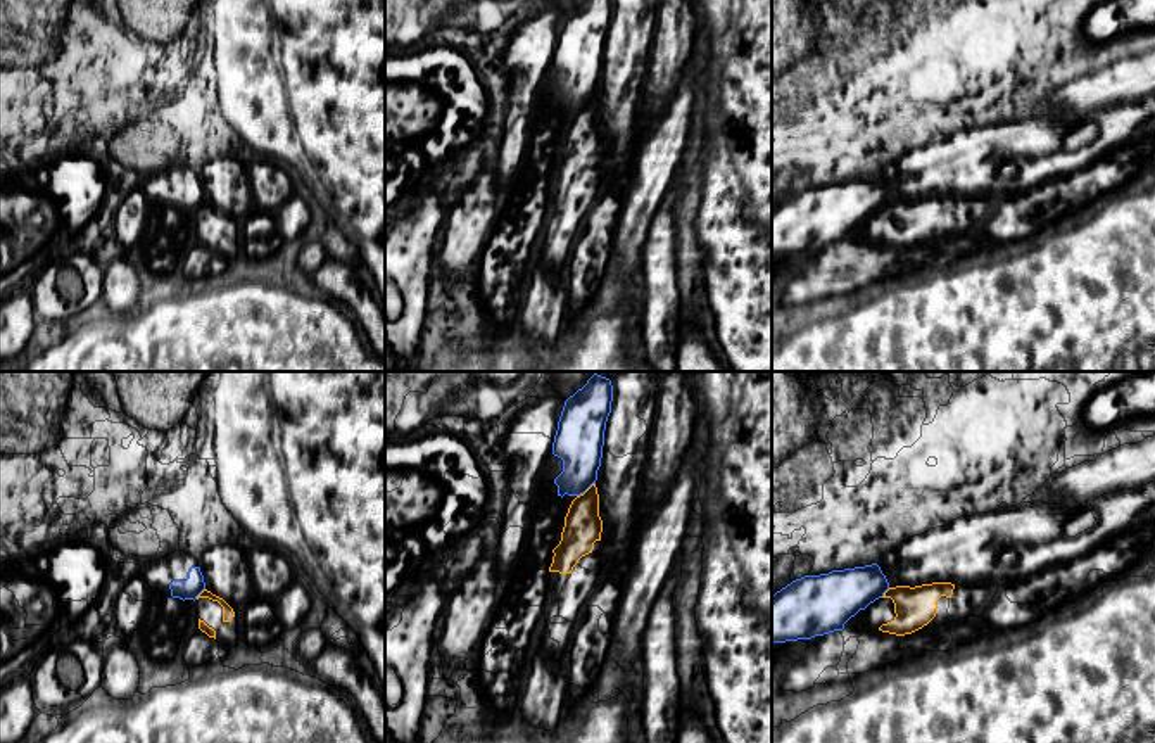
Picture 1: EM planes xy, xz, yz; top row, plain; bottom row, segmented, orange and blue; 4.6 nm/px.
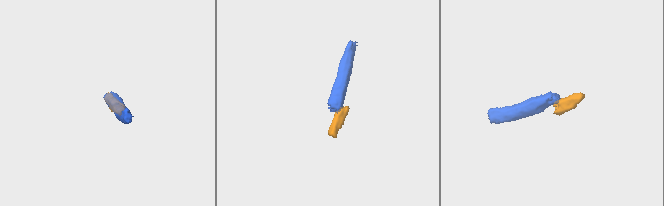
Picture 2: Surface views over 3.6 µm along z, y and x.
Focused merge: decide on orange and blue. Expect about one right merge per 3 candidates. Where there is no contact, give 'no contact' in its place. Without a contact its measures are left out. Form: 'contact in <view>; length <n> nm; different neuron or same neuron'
contact in xz; length 110 nm; different neuron

